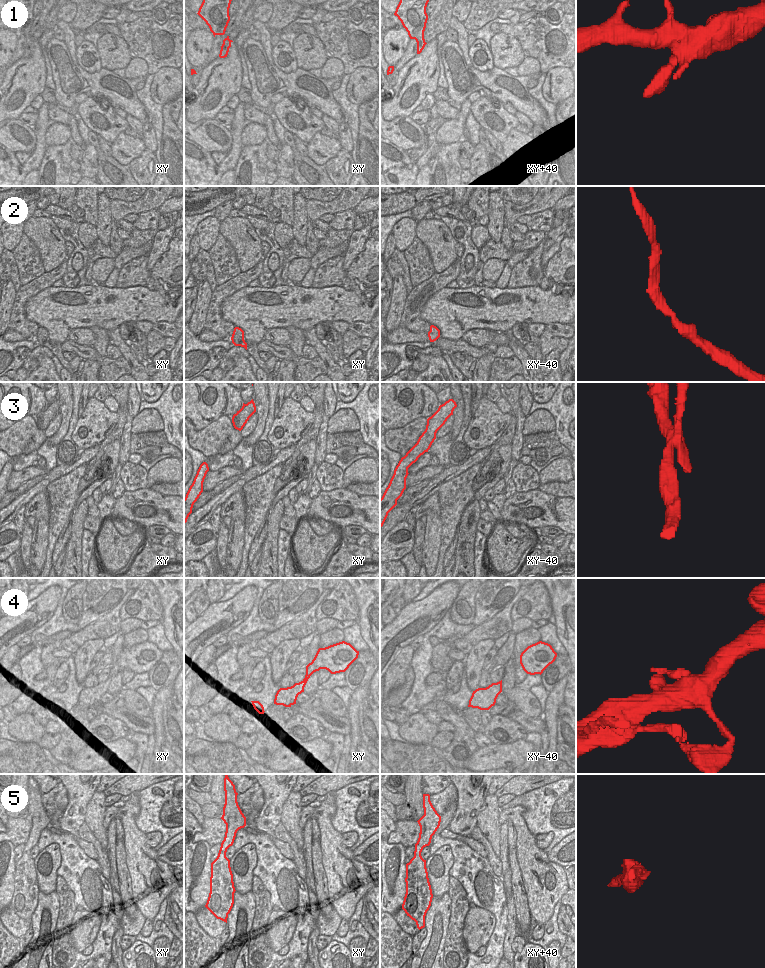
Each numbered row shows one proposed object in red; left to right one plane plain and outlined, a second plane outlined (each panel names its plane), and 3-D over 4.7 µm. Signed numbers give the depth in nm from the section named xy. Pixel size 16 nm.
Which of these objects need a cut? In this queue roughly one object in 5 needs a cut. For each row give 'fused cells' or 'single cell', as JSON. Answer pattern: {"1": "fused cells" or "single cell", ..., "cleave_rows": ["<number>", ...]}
{"1": "single cell", "2": "single cell", "3": "fused cells", "4": "fused cells", "5": "single cell", "cleave_rows": ["3", "4"]}

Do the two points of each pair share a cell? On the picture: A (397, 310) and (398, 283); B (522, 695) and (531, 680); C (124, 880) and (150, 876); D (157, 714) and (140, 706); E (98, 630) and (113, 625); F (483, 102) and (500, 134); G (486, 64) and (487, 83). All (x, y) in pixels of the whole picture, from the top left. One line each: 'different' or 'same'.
A: same
B: different
C: different
D: different
E: same
F: same
G: different

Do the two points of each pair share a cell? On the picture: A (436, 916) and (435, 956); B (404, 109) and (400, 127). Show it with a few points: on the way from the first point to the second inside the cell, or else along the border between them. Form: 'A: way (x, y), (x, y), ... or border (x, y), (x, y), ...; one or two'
A: way (436, 926), (435, 946); one
B: border (410, 115), (396, 116), (390, 121); two

